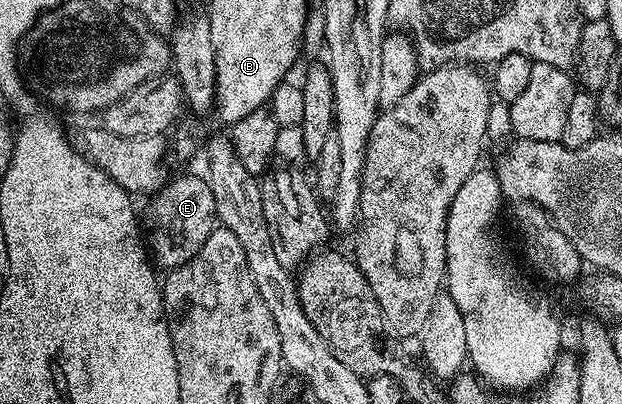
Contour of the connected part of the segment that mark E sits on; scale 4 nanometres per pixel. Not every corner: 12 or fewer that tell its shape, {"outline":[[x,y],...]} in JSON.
{"outline":[[203,179],[166,180],[143,209],[143,240],[178,269],[218,224]]}

